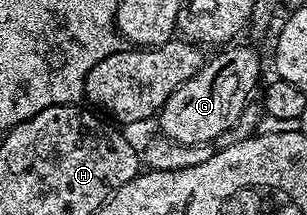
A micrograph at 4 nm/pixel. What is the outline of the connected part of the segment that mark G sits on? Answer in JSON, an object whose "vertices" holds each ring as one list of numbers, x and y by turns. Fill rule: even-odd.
{"vertices":[[235,46,220,50,220,55,212,59,210,56,200,71,165,101,157,114,159,127,163,130,160,131,162,138,190,147,199,143,214,144,218,135,219,138,226,136,231,126,239,120,259,79,259,55,251,47]]}

